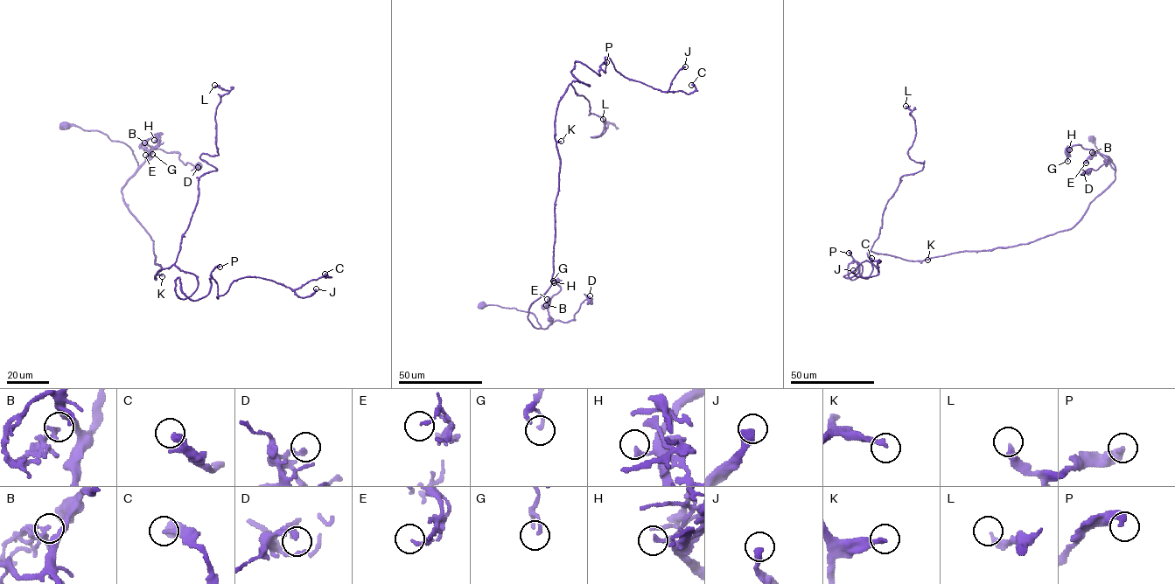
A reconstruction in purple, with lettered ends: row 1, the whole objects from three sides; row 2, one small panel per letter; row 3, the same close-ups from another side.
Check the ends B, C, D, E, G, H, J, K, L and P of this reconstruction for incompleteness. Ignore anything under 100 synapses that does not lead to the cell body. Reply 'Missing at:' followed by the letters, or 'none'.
Missing at: none

